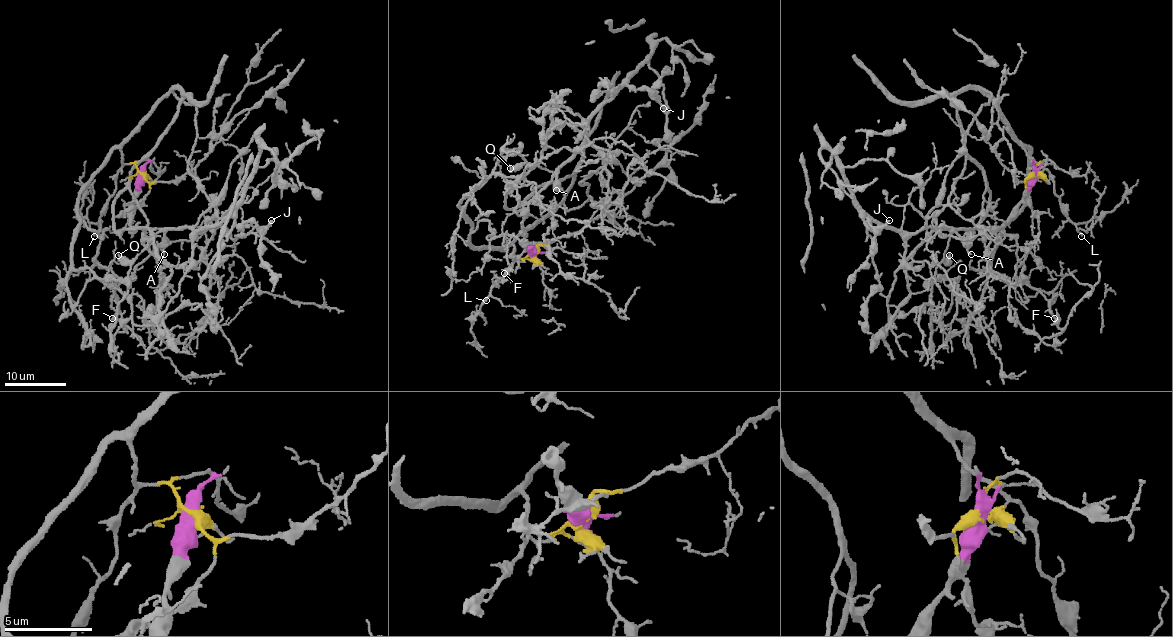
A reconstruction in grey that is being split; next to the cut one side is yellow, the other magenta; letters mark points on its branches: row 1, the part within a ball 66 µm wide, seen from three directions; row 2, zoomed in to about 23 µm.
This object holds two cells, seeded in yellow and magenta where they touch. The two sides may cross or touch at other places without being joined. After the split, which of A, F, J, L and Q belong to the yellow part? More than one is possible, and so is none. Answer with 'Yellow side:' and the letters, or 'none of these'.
Yellow side: F, L

